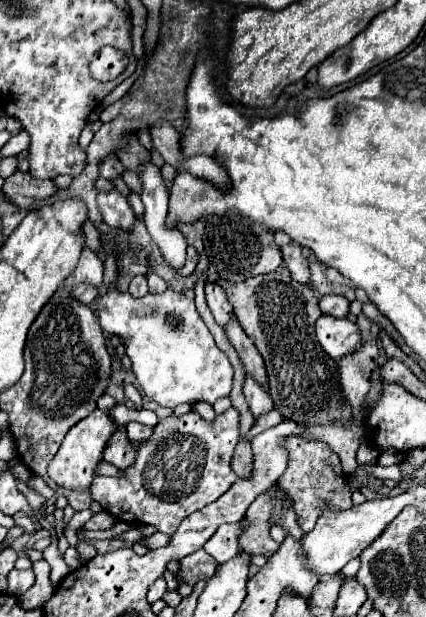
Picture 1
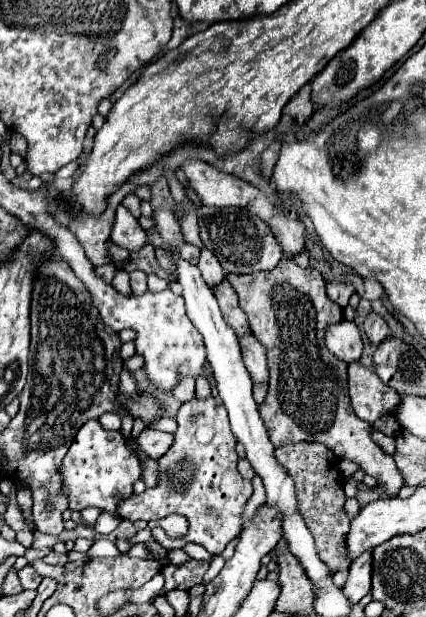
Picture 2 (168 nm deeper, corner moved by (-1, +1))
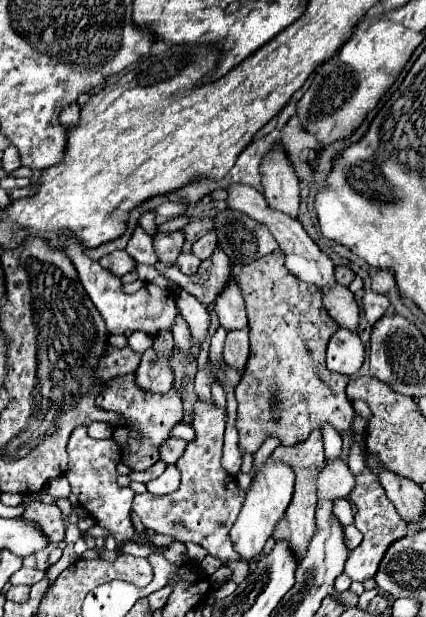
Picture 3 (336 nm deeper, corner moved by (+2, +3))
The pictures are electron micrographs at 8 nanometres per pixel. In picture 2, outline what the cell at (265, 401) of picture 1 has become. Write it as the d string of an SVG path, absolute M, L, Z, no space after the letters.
M251 331L239 339L239 345L241 345L243 363L253 379L253 383L267 381L269 371L267 371L267 359L265 359L265 347L255 339L255 335Z

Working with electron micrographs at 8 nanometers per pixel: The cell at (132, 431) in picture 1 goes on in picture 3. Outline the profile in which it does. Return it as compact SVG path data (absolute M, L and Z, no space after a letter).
M170 437L170 441L166 441L160 447L160 459L164 463L176 463L176 459L180 457L180 453L184 453L184 447L186 447L186 441L176 439L176 437Z

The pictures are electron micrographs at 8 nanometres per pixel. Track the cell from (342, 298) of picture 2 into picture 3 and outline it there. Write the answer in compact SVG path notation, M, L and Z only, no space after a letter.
M336 267L334 277L336 277L336 283L340 283L340 285L348 287L356 275L354 275L354 271L350 271L348 267Z

